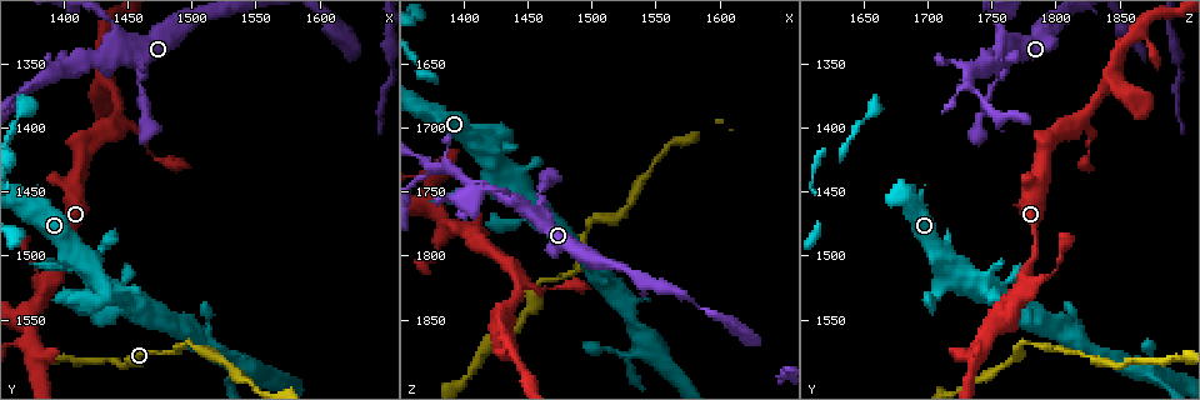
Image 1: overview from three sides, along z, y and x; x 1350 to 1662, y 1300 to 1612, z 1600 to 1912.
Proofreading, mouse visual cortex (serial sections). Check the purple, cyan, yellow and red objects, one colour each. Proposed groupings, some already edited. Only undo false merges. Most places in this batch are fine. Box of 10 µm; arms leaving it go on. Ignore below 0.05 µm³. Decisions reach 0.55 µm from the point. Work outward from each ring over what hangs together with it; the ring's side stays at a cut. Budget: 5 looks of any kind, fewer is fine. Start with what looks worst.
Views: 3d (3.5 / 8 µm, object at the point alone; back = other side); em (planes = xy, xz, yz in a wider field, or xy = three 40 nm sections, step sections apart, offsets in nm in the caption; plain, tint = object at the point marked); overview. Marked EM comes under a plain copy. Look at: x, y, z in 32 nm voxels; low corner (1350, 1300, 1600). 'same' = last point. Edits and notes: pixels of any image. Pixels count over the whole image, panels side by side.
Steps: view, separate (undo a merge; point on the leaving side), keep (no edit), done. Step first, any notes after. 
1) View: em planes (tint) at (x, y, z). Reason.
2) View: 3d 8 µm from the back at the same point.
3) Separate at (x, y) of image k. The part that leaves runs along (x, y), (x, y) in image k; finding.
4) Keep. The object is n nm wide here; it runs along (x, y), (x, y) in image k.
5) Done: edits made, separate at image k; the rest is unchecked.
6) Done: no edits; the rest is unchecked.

View: 3d 8 µm at (1444, 1342, 1762). Looks like a crossing.

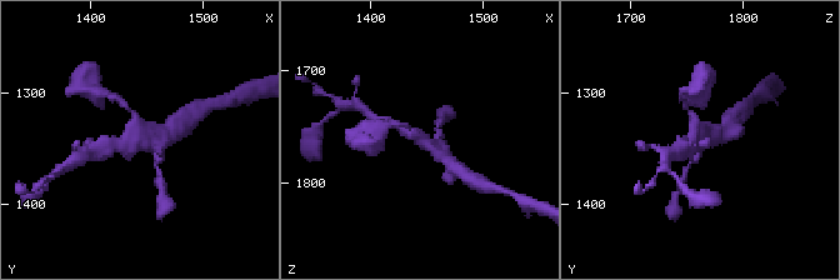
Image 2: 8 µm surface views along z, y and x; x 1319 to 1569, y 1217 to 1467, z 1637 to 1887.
View: 3d 3.5 µm at the same point. Closer look.

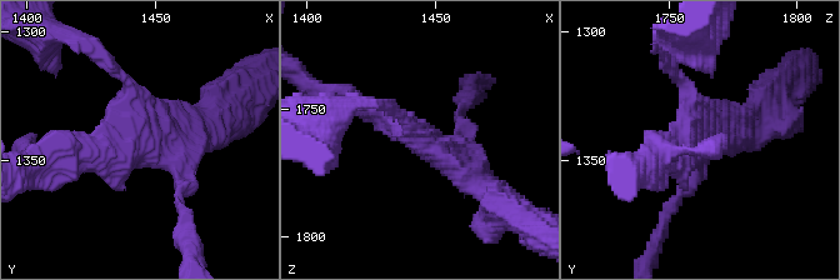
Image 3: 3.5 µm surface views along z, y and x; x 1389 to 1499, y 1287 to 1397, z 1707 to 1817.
View: em planes (tint) at (1446, 1341, 1762). 4 arms meet here; the arms are 150, 200, 300, 400 nm wide; shape alone is not enough.

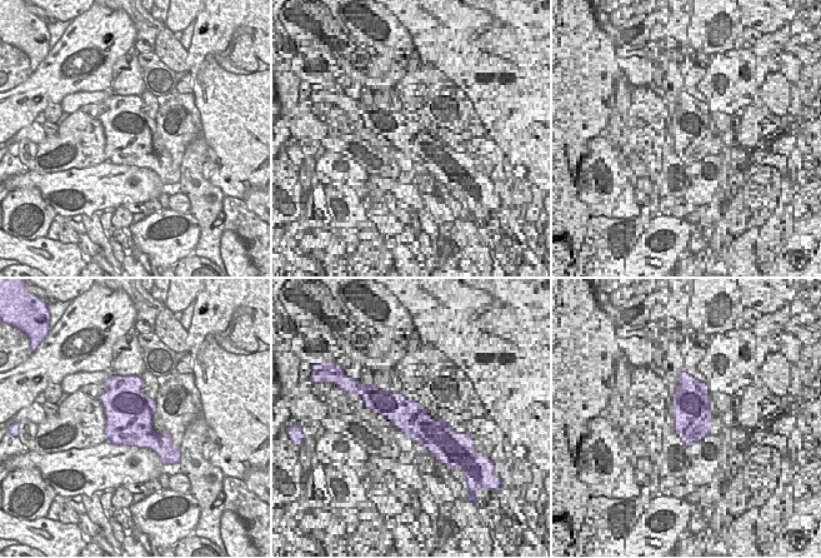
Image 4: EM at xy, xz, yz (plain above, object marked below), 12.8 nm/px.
Keep. It runs along (495, 196), (400, 123), (350, 101) in image 3; all the same cell.

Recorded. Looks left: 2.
View: 3d 3.5 µm at (1444, 1398, 1818). Arms part here.

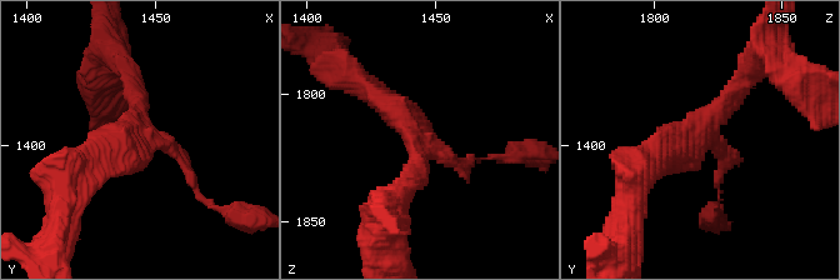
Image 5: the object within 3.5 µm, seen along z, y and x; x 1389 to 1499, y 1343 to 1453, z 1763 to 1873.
View: em xy step 5 (tint) at (1443, 1396, 1819). 3 arms meet here; the arms are 150, 250, 300 nm wide.

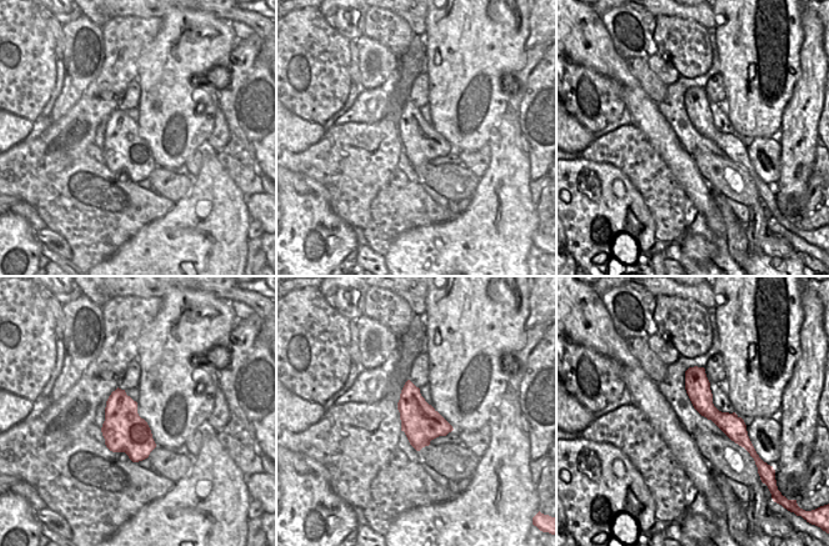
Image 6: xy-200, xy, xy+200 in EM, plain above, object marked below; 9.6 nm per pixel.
Keep. The object is 380 nm wide here; it runs along (692, 370), (702, 401), (740, 440) in image 6; continuous, no second cell.

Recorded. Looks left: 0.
Done: no edits; the rest is unchecked.

